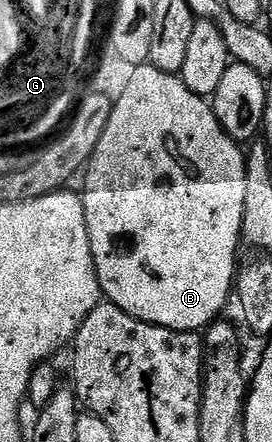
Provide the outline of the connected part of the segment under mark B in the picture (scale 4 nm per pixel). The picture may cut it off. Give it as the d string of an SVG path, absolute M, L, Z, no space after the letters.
M140 65L135 68L130 85L114 101L113 112L110 113L109 124L94 149L92 158L83 172L84 212L86 213L86 229L90 233L90 249L96 266L96 276L100 282L103 298L113 303L118 309L130 313L138 321L153 323L171 331L203 332L221 318L224 306L228 303L228 295L233 294L234 280L238 274L236 250L242 247L242 221L246 209L246 151L235 139L229 137L222 129L218 117L212 112L211 102L205 96L190 93L179 75L162 73L162 69L151 65Z

